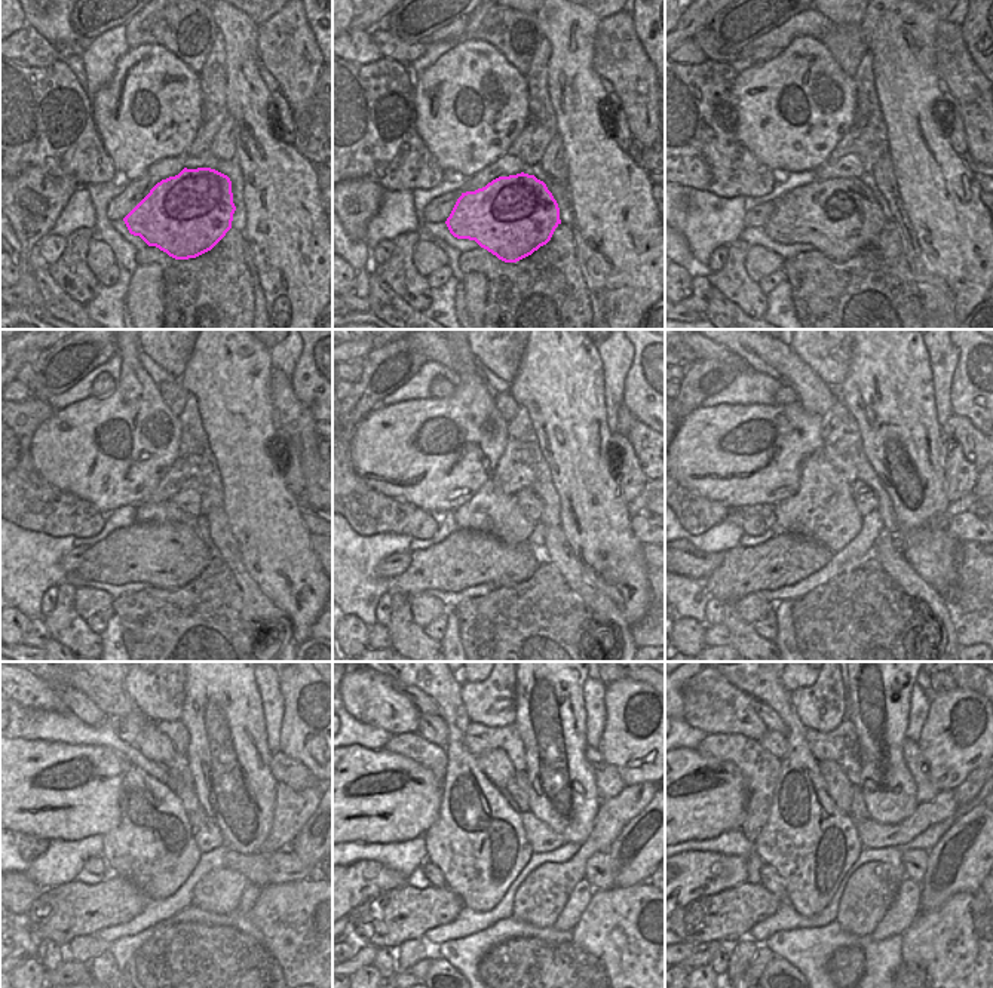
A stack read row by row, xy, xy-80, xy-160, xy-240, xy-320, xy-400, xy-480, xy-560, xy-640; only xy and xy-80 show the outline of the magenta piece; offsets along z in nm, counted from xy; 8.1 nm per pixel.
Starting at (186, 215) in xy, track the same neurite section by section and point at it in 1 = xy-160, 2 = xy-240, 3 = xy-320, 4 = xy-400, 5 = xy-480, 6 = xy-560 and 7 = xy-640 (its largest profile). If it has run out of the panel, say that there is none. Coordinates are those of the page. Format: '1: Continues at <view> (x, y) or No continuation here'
1: Continues at xy-160 (837, 217)
2: Continues at xy-240 (165, 555)
3: Continues at xy-320 (465, 558)
4: Continues at xy-400 (785, 560)
5: Continues at xy-480 (63, 913)
6: Continues at xy-560 (401, 914)
7: Continues at xy-640 (726, 917).

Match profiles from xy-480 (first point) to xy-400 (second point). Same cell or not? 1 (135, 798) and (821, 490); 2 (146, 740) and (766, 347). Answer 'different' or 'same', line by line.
1: same
2: same

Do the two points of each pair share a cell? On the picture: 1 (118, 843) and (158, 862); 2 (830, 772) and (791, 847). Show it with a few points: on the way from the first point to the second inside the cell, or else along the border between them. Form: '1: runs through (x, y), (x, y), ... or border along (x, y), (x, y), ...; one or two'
1: runs through (128, 849), (144, 849), (147, 852); one
2: border along (818, 763), (826, 791), (840, 813); two

